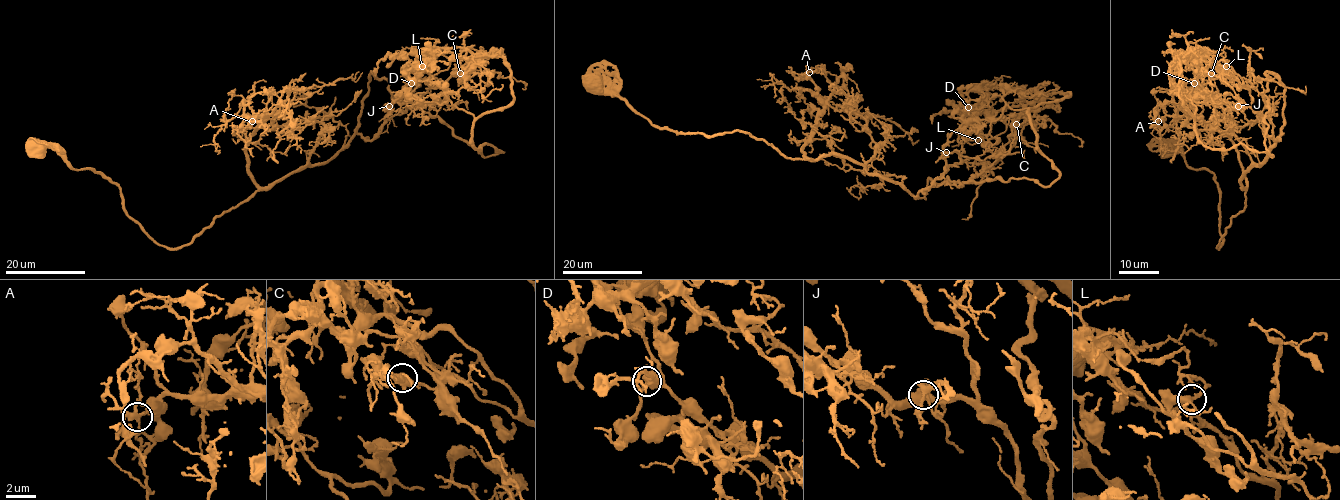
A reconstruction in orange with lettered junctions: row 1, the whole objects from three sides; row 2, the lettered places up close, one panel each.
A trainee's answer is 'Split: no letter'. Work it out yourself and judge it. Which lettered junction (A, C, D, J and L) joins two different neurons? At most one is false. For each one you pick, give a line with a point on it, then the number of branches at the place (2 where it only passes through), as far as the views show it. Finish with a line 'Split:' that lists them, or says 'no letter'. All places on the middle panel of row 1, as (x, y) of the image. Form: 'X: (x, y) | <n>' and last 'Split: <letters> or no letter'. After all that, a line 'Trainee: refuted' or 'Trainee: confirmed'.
L: (978, 140) | 4
Split: L
Trainee: refuted

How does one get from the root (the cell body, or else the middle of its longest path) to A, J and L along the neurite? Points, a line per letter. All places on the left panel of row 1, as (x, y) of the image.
A: (35, 149), (101, 172), (124, 211), (178, 248), (258, 189), (246, 141), (267, 116), (252, 122)
J: (35, 149), (101, 172), (124, 211), (178, 248), (356, 134), (372, 140), (389, 106)
L: (35, 149), (101, 172), (124, 211), (178, 248), (356, 134), (372, 140), (421, 66)

